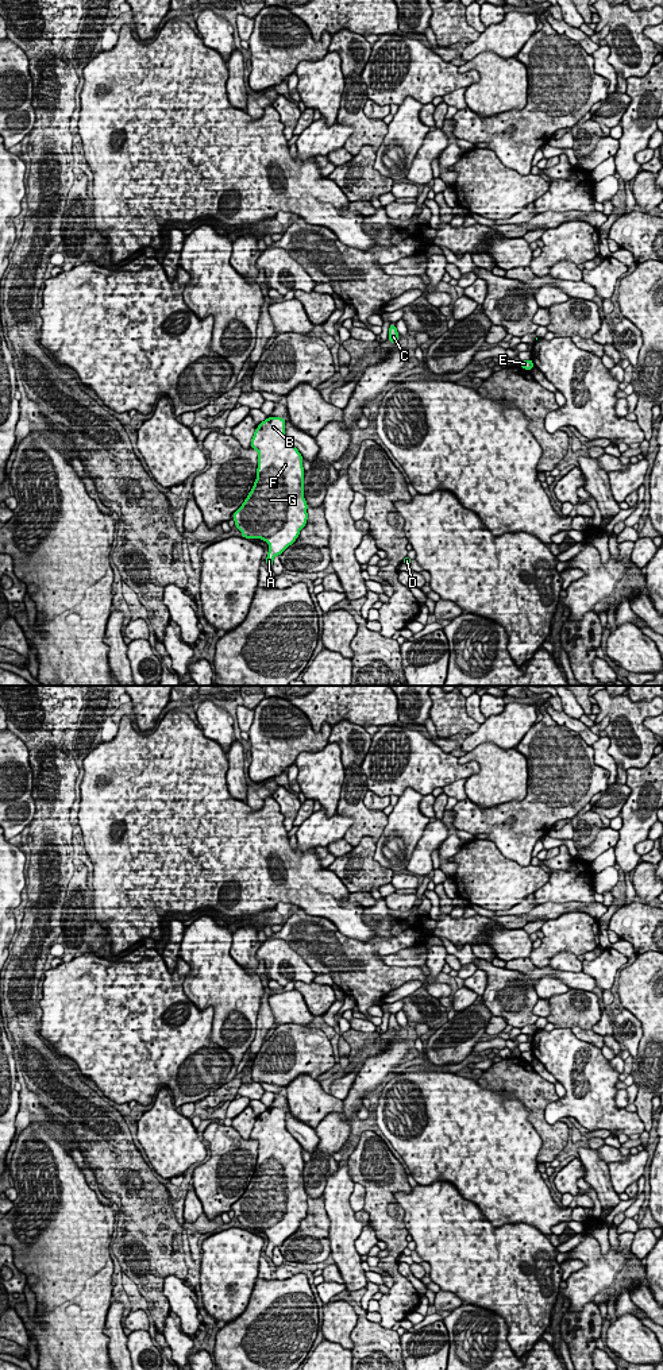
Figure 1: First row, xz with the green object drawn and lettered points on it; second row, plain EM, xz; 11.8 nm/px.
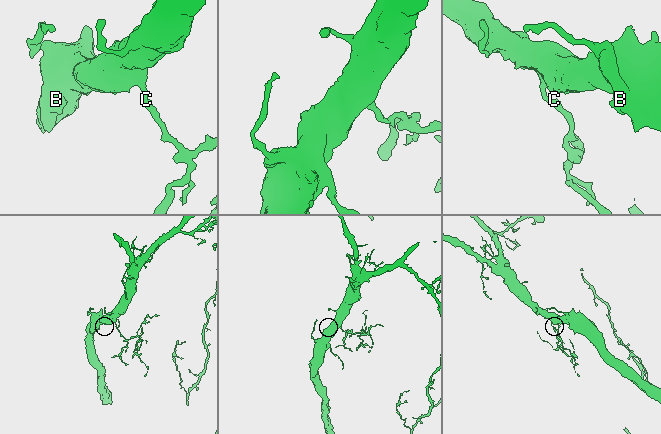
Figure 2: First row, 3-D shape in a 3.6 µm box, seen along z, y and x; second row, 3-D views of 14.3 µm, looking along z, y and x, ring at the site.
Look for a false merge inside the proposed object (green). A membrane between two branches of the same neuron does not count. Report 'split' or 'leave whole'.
leave whole

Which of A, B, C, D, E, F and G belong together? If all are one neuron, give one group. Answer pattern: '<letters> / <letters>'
A B C D E F G

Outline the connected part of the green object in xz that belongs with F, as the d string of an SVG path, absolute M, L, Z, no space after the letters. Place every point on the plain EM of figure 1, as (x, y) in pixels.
M274 1107L262 1112L251 1130L250 1139L258 1142L257 1170L242 1197L232 1204L235 1217L244 1230L261 1230L269 1235L266 1255L292 1236L308 1212L304 1189L302 1146L285 1127L285 1109Z

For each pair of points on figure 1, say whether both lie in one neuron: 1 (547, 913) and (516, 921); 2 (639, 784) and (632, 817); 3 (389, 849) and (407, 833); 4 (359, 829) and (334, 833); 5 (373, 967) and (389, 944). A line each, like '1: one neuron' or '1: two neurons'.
1: one neuron
2: one neuron
3: one neuron
4: two neurons
5: one neuron

